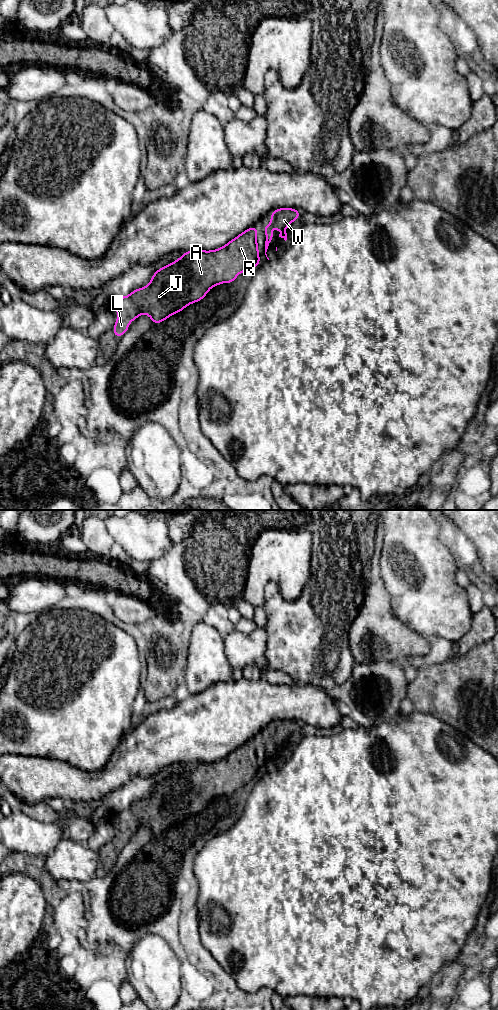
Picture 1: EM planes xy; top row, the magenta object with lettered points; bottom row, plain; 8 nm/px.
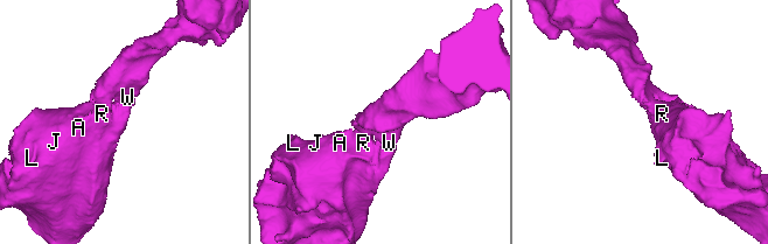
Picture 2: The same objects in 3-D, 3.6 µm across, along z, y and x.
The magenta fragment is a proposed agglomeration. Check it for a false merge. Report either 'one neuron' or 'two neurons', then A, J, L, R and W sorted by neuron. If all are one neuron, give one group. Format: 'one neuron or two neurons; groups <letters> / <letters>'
one neuron; groups A J L R W

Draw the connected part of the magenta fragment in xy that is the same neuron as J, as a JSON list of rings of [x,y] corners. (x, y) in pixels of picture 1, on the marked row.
[[[251,226],[225,246],[212,250],[194,250],[184,252],[174,262],[154,272],[150,283],[133,290],[126,297],[112,298],[111,306],[117,309],[117,321],[113,326],[115,337],[123,336],[129,329],[129,322],[140,314],[148,314],[154,324],[159,324],[175,313],[179,313],[189,304],[201,301],[210,288],[225,283],[233,283],[240,272],[247,272],[252,267],[260,266],[257,248],[258,228]]]

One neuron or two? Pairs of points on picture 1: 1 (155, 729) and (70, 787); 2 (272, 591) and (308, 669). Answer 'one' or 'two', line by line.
1: one
2: one

